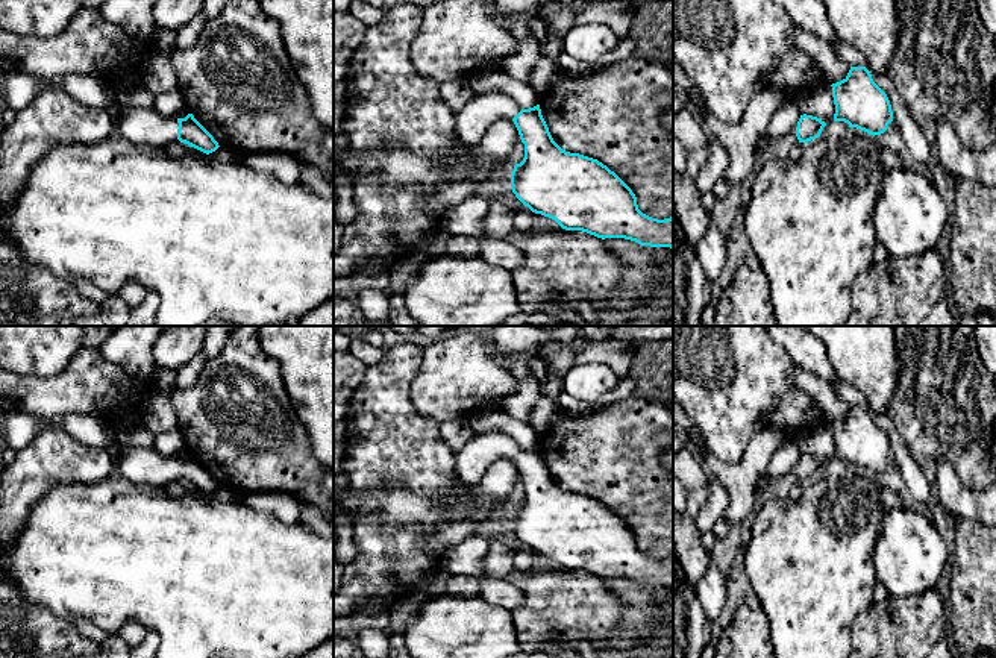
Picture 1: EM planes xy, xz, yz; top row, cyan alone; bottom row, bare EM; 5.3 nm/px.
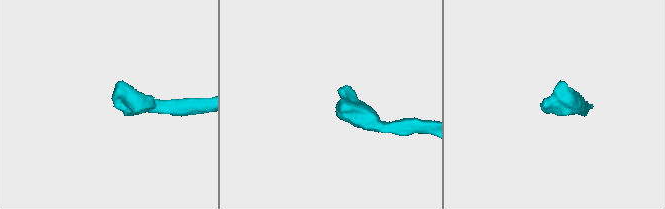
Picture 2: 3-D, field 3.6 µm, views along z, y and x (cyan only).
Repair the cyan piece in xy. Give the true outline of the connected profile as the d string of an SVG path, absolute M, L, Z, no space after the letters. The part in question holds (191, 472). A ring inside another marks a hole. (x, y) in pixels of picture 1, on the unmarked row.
M12 412L6 421L8 446L20 452L38 434L47 429L64 432L91 447L106 449L118 443L120 459L115 473L130 482L150 485L164 491L170 482L180 481L206 494L220 487L193 453L188 453L185 458L162 456L155 449L124 444L114 426L99 417L86 414L68 414L61 417L55 426L47 426L33 415Z

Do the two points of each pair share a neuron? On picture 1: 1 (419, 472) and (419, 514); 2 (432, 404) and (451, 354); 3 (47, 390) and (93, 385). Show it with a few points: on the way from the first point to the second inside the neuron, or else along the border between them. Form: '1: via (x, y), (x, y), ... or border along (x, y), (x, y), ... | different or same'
1: border along (384, 485), (428, 498), (447, 498), (454, 485) | different
2: via (441, 391), (451, 382), (451, 366) | same
3: via (58, 390), (82, 388) | same

